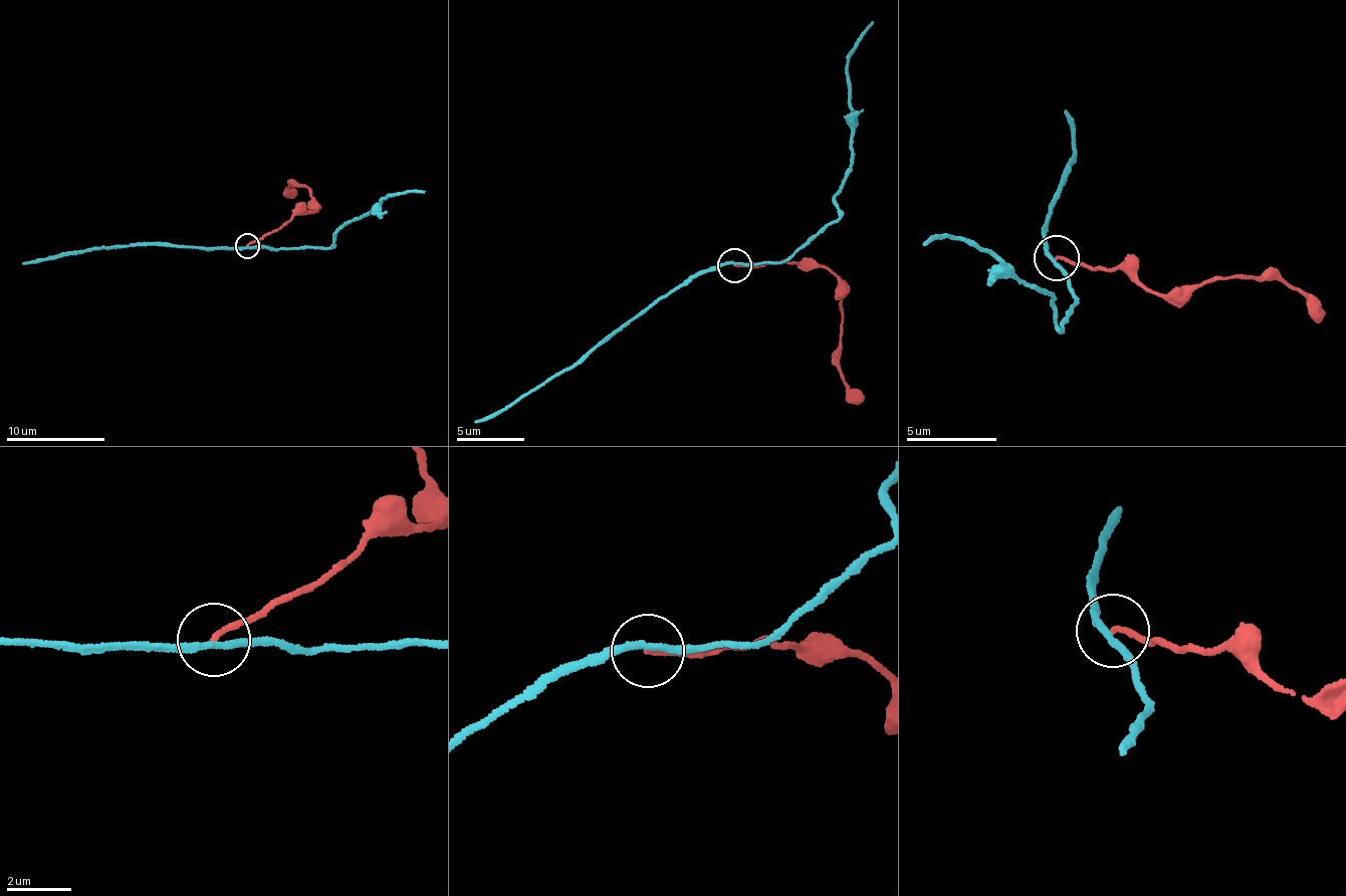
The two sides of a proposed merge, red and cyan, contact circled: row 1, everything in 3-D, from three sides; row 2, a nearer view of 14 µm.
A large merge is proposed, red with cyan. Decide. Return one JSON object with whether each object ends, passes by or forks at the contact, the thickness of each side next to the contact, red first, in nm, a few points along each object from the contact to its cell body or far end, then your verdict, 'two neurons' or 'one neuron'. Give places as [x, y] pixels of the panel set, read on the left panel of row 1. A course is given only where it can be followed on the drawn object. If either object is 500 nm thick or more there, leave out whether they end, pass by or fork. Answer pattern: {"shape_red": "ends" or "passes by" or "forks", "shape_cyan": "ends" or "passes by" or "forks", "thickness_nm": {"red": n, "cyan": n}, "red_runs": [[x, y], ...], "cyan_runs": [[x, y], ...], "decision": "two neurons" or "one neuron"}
{"shape_red": "ends", "shape_cyan": "passes by", "thickness_nm": {"red": 150, "cyan": 200}, "red_runs": [[246, 245], [316, 208], [303, 184], [292, 181], [288, 186], [294, 197]], "cyan_runs": [[247, 246], [326, 248], [333, 245], [339, 228], [361, 217], [390, 196], [425, 191]], "decision": "two neurons"}

